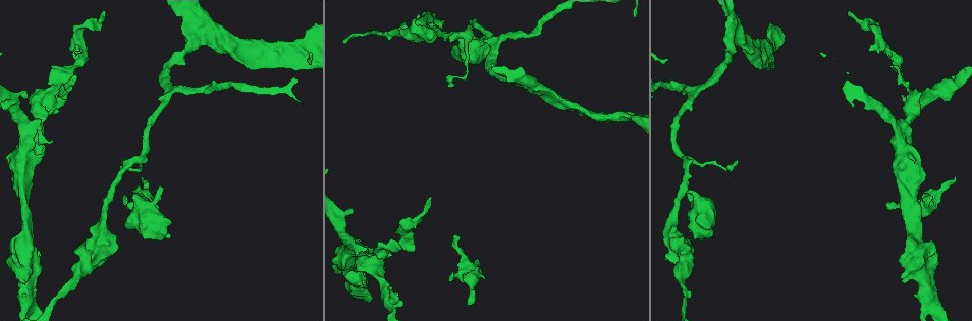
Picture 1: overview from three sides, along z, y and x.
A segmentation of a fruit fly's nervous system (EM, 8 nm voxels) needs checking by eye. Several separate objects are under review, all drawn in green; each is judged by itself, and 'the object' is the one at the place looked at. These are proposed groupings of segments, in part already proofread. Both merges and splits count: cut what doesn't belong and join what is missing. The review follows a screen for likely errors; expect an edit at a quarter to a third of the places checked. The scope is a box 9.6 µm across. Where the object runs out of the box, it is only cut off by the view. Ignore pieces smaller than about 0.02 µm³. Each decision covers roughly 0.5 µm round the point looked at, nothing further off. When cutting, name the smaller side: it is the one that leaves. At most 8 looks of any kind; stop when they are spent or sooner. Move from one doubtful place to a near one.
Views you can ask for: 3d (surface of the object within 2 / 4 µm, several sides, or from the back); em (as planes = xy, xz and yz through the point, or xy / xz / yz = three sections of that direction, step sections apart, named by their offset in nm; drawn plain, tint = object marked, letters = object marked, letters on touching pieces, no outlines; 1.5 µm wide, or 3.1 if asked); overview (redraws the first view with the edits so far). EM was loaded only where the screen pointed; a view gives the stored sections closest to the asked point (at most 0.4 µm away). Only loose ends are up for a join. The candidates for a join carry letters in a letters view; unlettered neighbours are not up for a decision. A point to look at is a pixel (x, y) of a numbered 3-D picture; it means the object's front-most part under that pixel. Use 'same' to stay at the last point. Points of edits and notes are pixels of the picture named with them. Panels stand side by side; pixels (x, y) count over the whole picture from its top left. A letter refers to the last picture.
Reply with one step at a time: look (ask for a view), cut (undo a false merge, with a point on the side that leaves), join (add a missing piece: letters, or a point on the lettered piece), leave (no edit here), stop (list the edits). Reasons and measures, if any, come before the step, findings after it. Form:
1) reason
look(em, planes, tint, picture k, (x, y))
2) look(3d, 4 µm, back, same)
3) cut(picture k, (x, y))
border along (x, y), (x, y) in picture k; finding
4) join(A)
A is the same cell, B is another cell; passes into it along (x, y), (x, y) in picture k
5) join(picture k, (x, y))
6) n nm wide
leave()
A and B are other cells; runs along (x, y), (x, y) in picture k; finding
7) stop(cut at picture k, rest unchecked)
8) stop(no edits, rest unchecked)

branch stops here
look(em, xz, step 4, letters, picture 1, (143, 180))

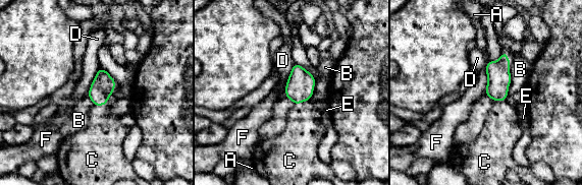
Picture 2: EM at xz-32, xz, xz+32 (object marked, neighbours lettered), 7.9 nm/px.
another direction
look(em, planes, letters, same)

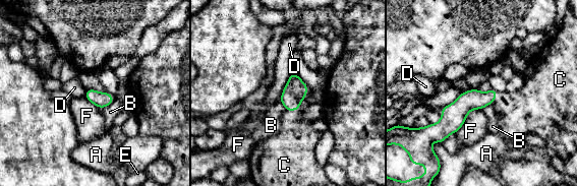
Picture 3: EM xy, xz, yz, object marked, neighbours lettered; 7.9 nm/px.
120 nm wide
join(C)
C is the same cell, A, B, D, E and F are other cells; passes into it along (295, 90), (293, 110), (296, 140) in picture 3; the cell continues

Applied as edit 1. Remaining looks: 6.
look(overview)

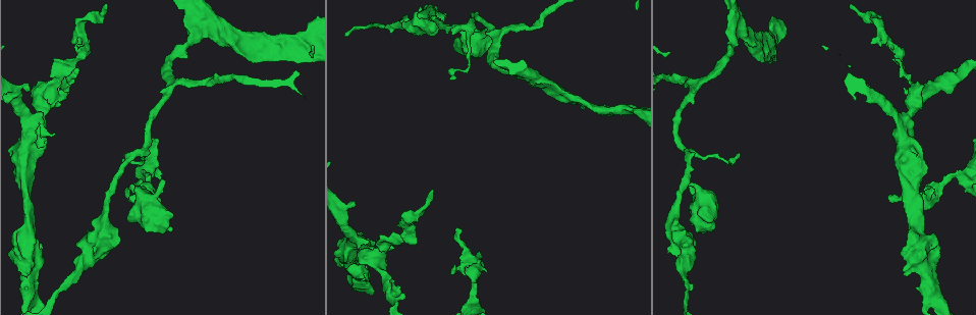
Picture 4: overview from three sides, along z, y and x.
branch stops here
look(3d, 4 µm, picture 4, (171, 231))

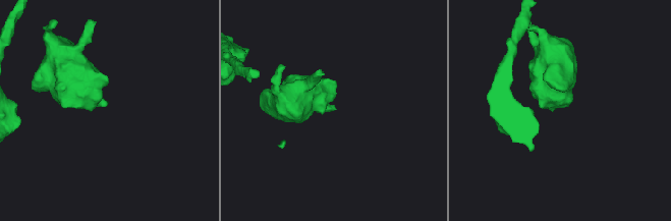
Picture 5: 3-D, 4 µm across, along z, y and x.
look(em, planes, letters, picture 5, (105, 105))

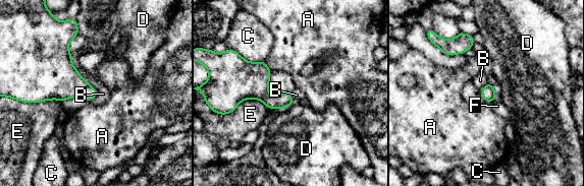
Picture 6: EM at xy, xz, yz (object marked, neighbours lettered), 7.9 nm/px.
leave()
A, B, C, D, E and F are other cells; none of them fits

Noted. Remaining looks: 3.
free end
look(em, yz, step 8, tint, picture 4, (254, 61))

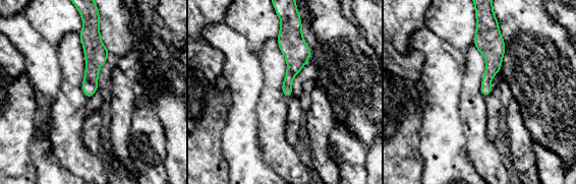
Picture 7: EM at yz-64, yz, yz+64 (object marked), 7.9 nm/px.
another direction
look(em, planes, tint, same)

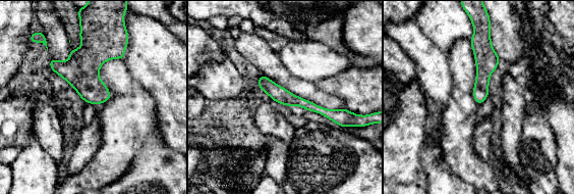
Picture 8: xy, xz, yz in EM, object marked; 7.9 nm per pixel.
see the neighbours
look(em, planes, letters, same)

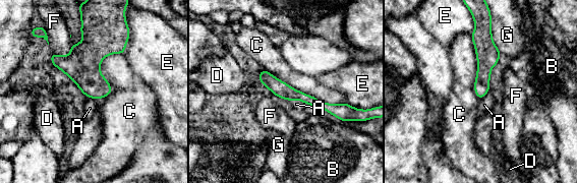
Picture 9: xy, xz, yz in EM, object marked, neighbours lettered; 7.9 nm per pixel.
C touches over 700 nm
leave()
A, B, C, D, E, F and G are other cells; runs along (262, 74), (289, 94), (344, 110) in picture 9; no lettered piece goes on from it

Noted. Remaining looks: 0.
stop(join at picture 3, rest unchecked)

